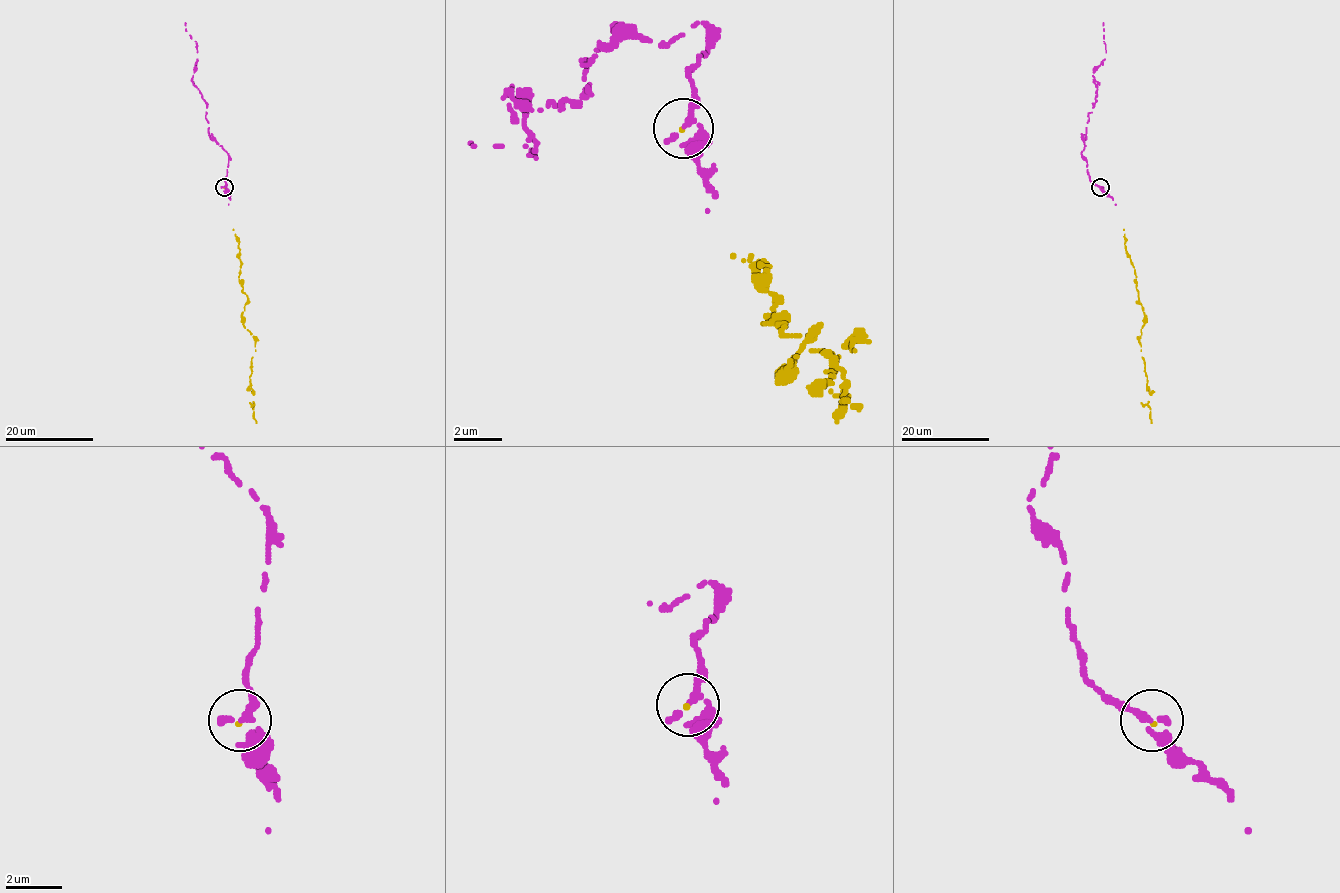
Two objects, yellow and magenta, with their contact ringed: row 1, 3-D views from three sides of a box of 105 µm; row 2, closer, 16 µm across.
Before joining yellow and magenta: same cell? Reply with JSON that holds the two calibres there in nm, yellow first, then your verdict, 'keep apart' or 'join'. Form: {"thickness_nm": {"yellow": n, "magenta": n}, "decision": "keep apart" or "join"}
{"thickness_nm": {"yellow": 100, "magenta": 260}, "decision": "join"}

